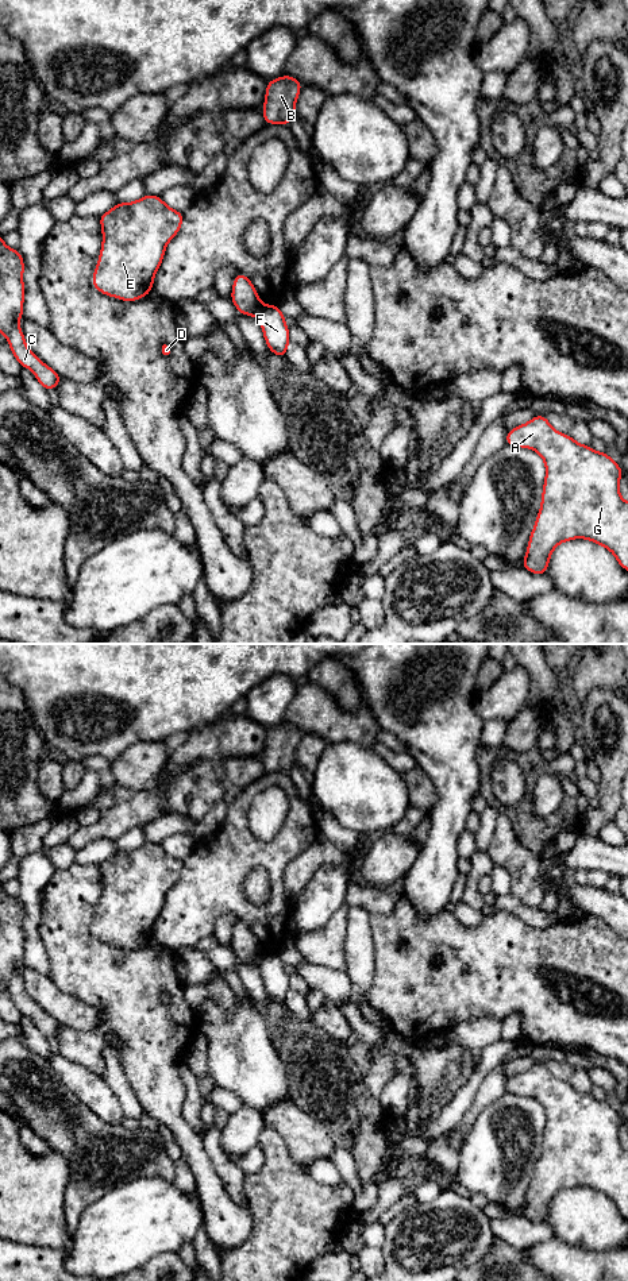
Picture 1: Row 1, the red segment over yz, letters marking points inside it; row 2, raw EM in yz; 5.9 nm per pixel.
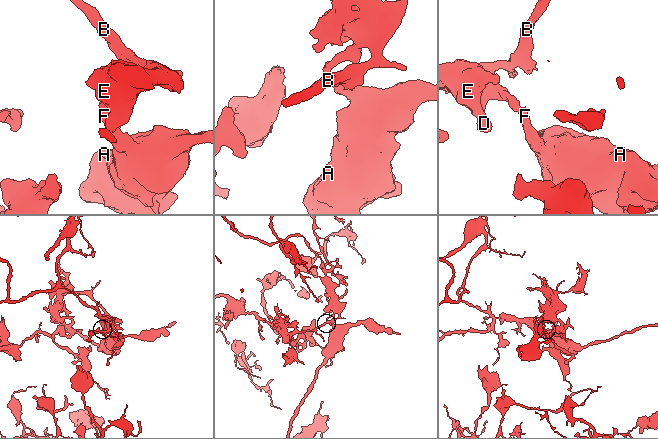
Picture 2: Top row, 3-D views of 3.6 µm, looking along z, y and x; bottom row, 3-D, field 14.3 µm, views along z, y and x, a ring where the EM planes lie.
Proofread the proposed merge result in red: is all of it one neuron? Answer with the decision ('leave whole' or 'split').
split

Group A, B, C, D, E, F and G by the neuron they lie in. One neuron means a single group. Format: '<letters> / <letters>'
A F G / B C D E

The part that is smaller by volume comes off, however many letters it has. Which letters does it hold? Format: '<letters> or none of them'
A, F, G

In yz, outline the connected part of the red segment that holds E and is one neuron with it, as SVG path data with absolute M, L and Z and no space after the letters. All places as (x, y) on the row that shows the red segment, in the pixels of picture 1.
M146 194L132 202L117 202L99 216L101 251L92 277L93 288L109 297L132 302L146 297L163 261L167 243L178 234L184 213L172 209L159 196Z

